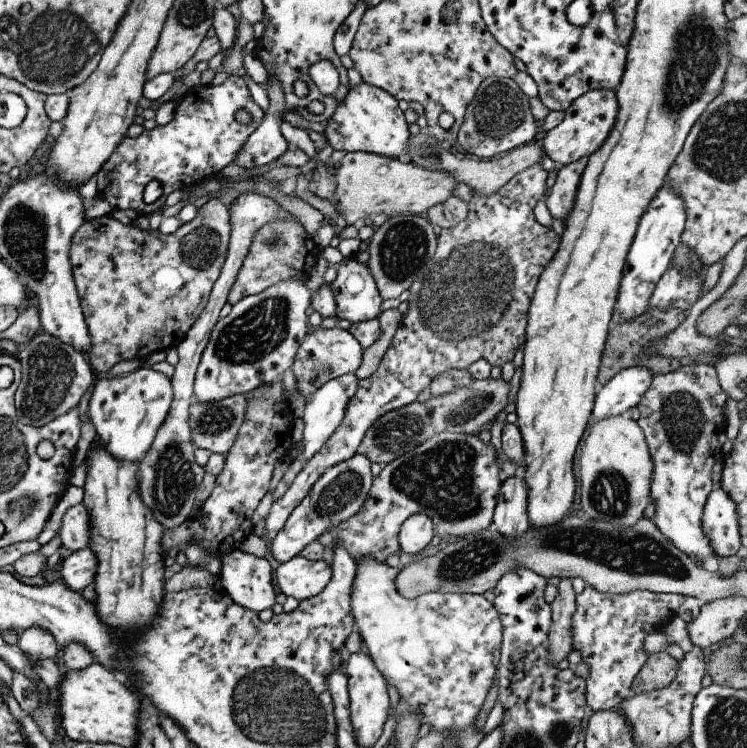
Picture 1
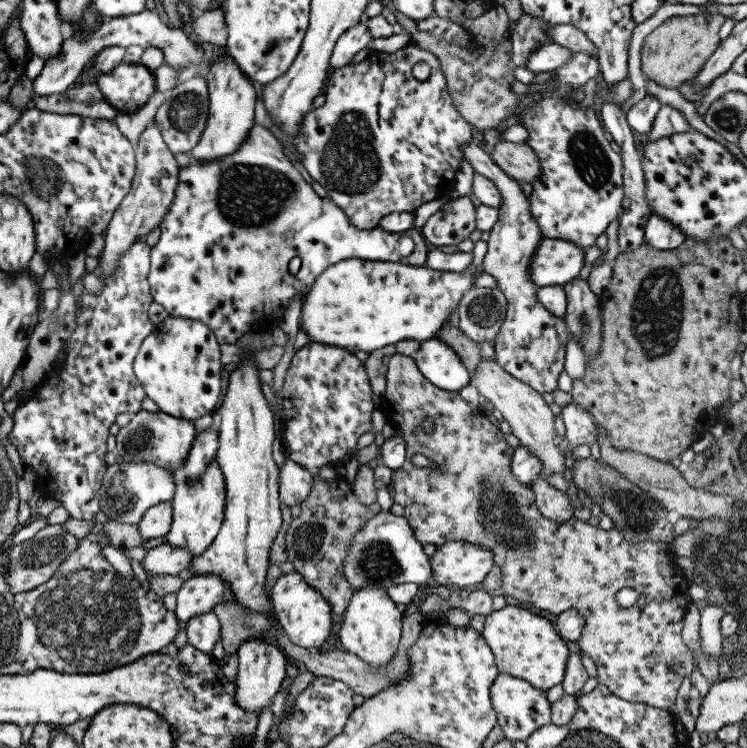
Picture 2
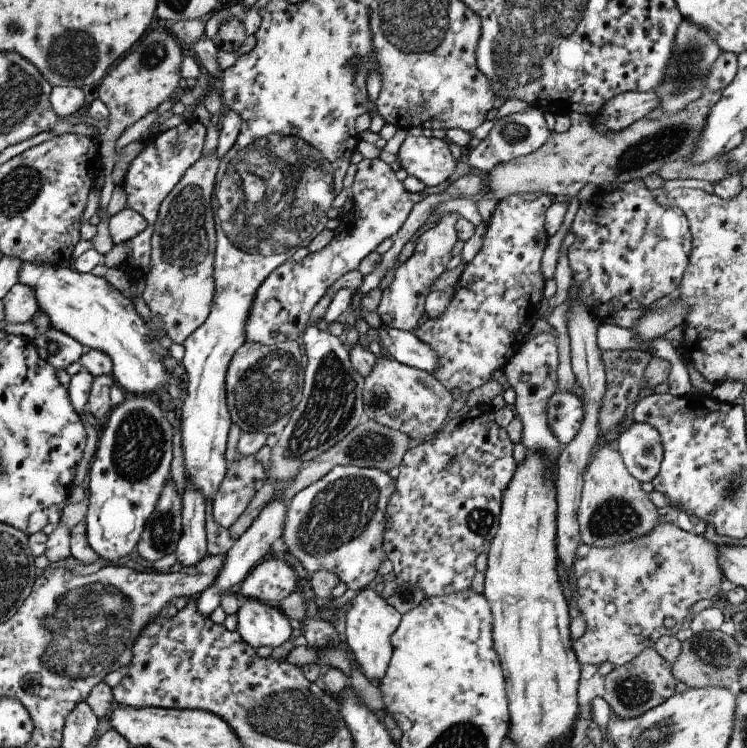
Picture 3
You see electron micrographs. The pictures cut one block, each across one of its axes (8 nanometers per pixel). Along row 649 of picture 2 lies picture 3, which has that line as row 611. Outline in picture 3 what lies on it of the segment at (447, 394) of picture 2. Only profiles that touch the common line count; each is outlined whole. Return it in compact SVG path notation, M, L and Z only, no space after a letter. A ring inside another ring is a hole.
M672 519L662 520L652 528L649 533L639 537L638 539L620 544L614 547L594 547L587 546L582 543L578 546L576 552L576 559L573 563L573 576L575 577L575 584L577 585L577 602L575 608L580 614L584 623L586 624L585 634L571 642L573 652L576 654L577 660L583 664L601 664L604 662L610 662L615 667L624 665L633 660L636 656L639 656L646 648L654 647L654 644L662 638L662 636L669 635L675 636L679 630L686 626L686 618L695 603L702 600L715 600L721 594L722 578L724 578L721 565L719 562L719 548L717 544L706 540L703 535L692 534L693 532L685 532L676 526L676 523ZM672 618L676 621L674 628L666 628L664 626L664 620Z

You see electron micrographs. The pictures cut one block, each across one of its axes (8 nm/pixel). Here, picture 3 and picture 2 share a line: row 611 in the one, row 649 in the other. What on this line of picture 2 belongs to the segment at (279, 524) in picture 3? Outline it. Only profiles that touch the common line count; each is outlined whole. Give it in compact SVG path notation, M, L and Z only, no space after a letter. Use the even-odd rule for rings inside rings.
M214 611L200 614L184 625L187 633L188 644L194 646L207 656L213 657L213 650L221 640L221 624Z

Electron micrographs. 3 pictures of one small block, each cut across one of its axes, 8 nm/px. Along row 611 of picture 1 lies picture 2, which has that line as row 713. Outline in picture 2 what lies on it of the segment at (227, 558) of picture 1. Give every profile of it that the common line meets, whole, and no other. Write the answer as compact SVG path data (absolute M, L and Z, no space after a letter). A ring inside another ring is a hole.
M250 638L248 643L242 644L237 651L238 677L235 680L236 691L234 700L236 704L246 710L254 712L258 717L262 710L266 710L272 704L272 698L281 688L280 685L286 677L286 656L284 652L275 646L273 639Z

